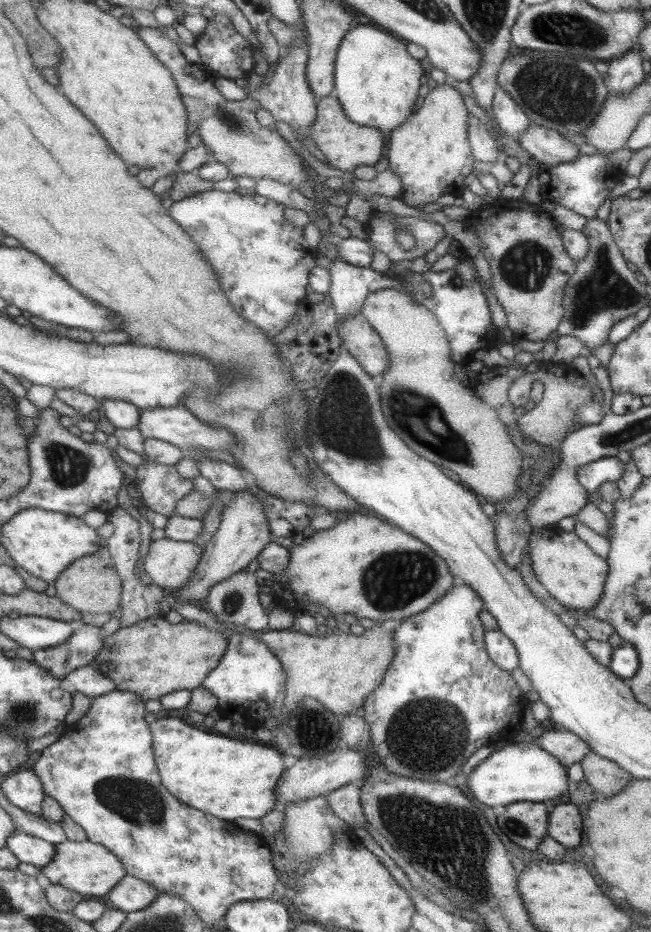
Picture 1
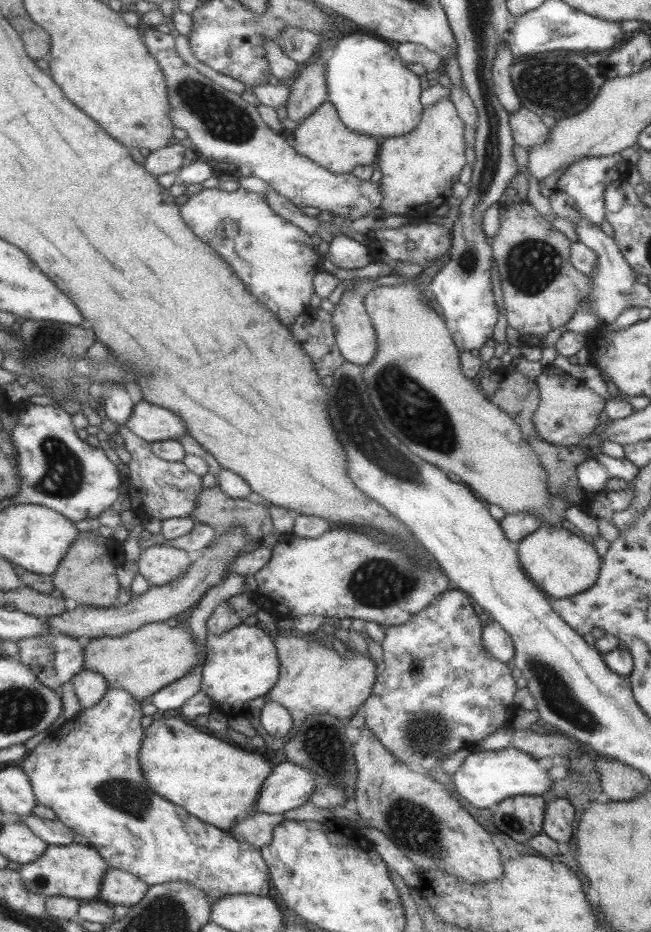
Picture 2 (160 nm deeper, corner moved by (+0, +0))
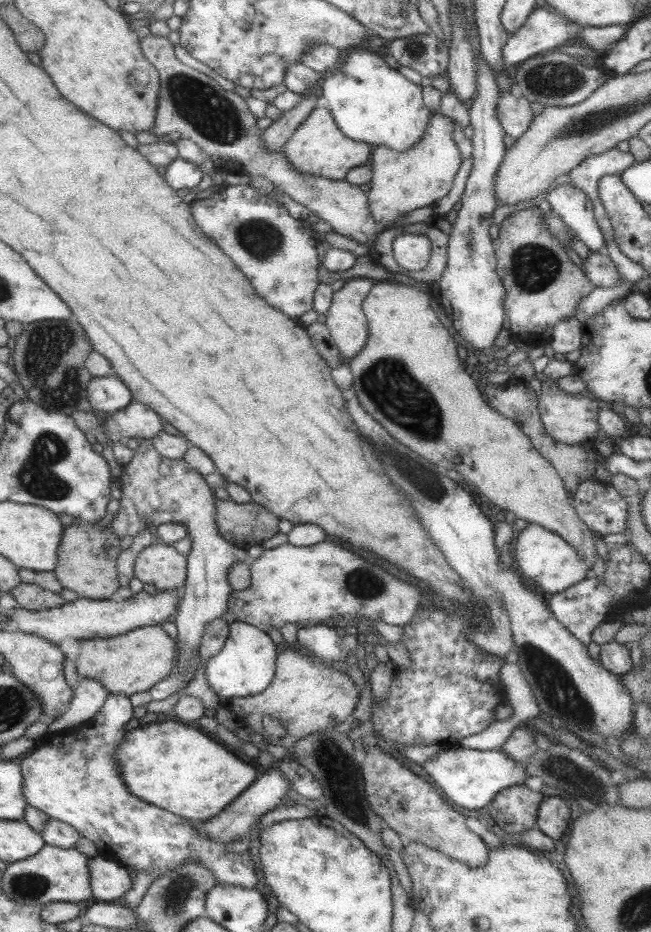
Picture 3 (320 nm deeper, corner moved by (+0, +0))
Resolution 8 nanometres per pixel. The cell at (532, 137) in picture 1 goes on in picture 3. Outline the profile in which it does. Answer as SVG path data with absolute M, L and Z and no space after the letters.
M509 91L501 93L496 98L496 119L500 122L504 134L514 139L520 137L529 123L534 119L534 114L529 108L529 101L519 94Z

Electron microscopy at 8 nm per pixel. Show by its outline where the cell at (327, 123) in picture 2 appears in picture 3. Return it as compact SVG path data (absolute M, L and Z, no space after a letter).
M315 107L309 112L282 146L281 151L297 173L325 177L333 181L344 180L349 169L368 164L371 154L368 144L347 138L337 128L329 109L323 107Z

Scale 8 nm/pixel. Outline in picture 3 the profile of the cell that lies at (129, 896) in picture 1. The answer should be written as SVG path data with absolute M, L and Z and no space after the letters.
M99 854L91 858L91 875L94 898L99 901L121 902L132 890L132 873L107 856Z

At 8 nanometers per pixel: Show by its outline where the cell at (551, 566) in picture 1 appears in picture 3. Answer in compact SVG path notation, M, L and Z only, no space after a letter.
M520 523L512 543L515 568L541 592L555 594L591 575L589 565L558 534L533 523Z

